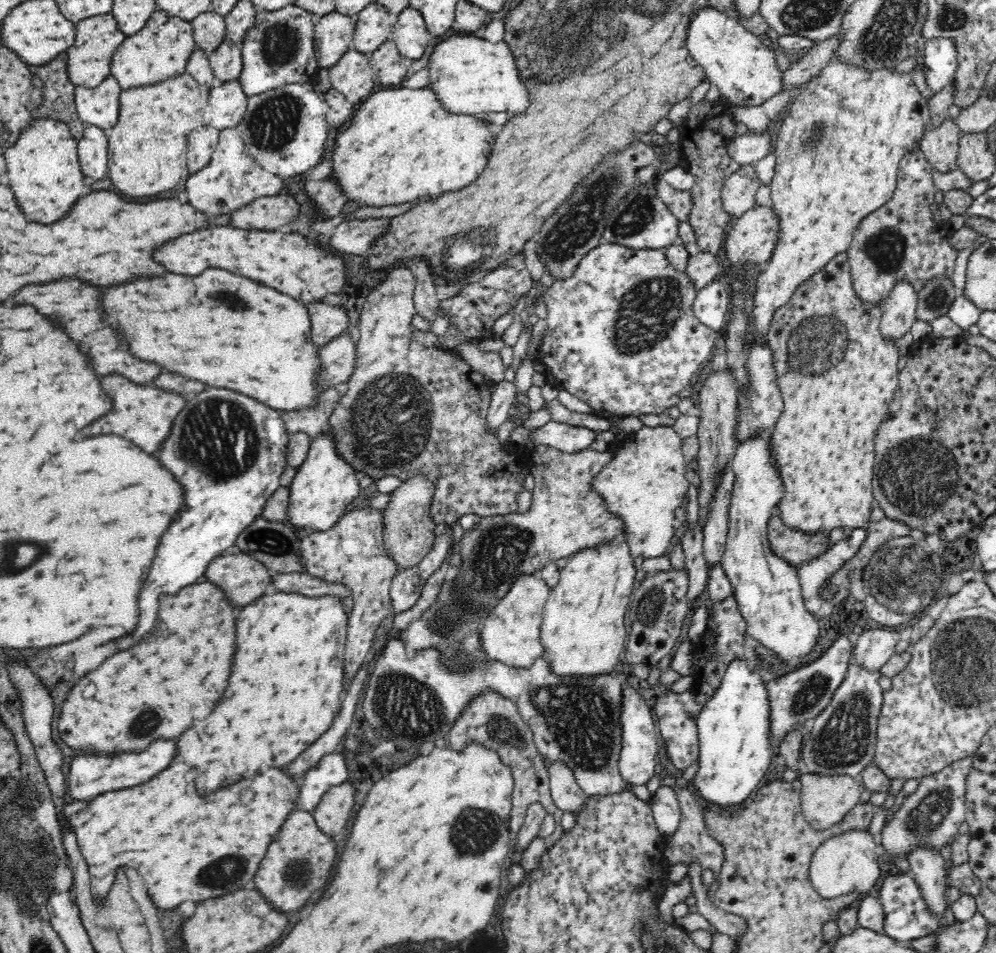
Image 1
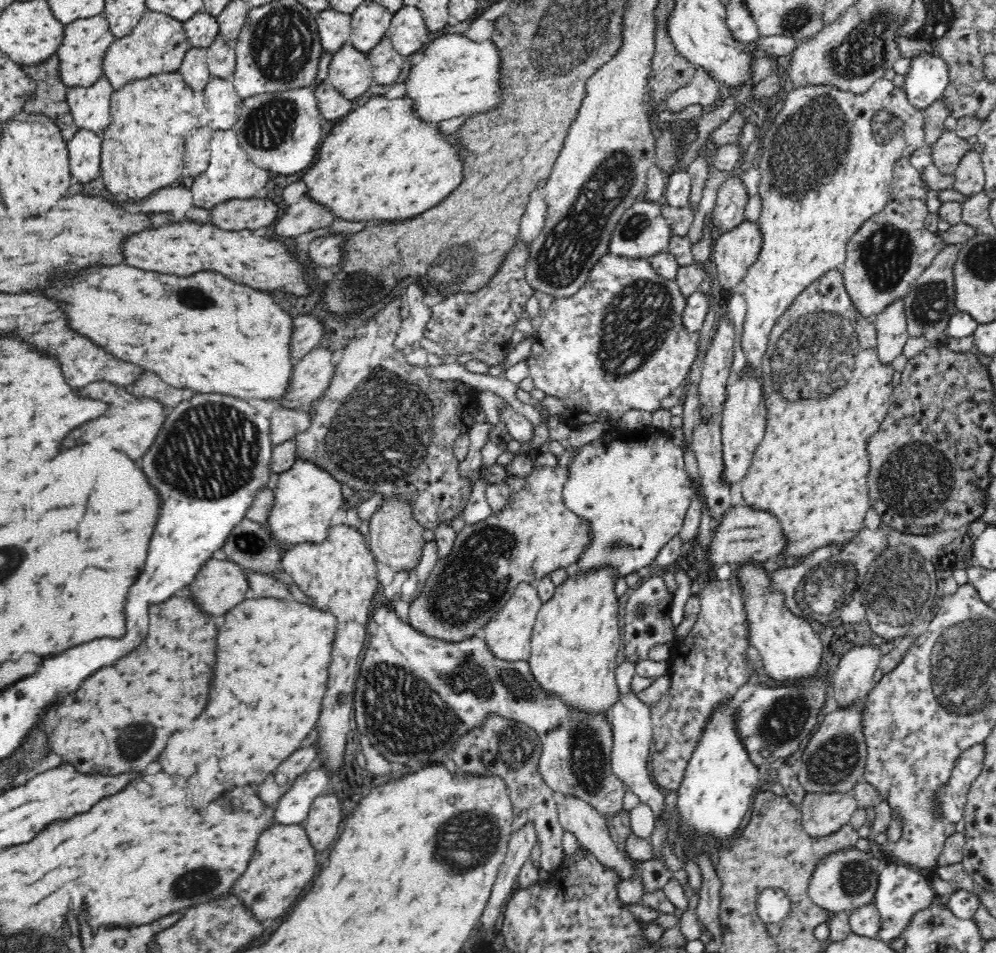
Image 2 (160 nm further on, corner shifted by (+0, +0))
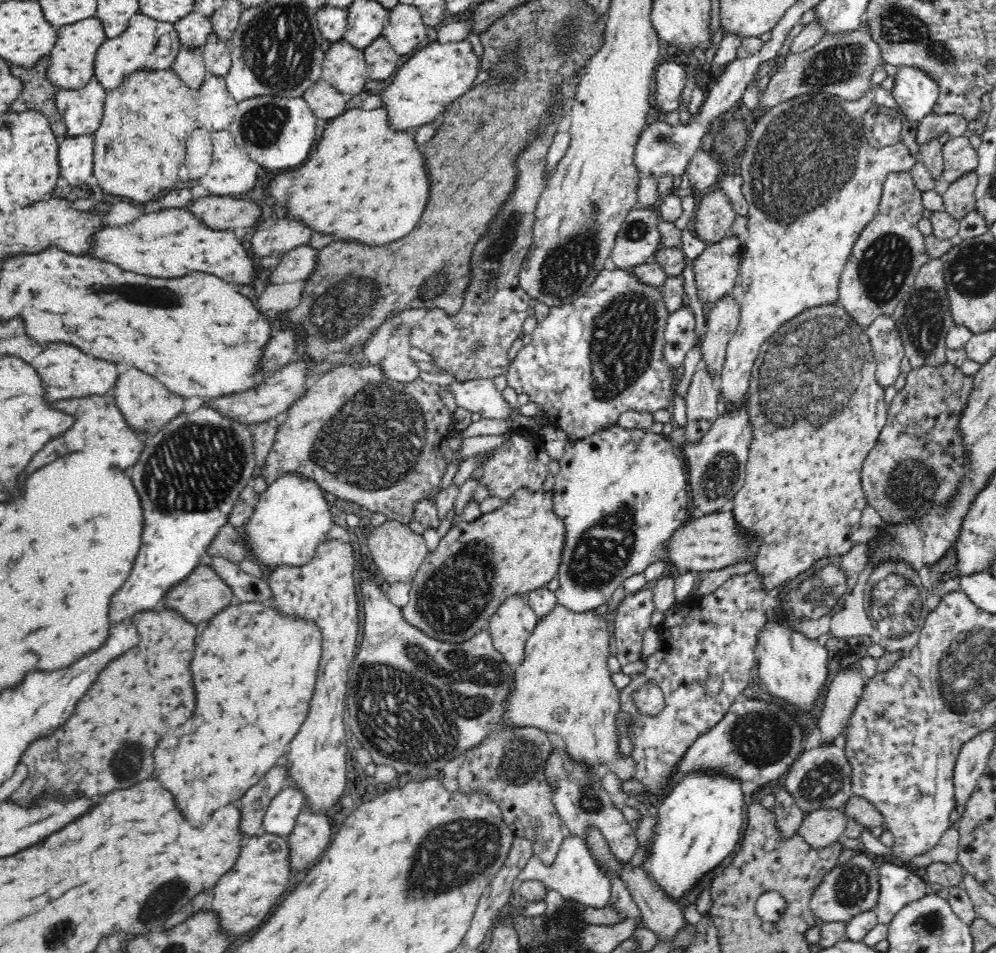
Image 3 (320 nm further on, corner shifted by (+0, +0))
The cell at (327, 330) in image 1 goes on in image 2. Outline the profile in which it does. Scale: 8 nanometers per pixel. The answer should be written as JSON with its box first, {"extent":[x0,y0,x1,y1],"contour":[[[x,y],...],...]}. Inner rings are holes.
{"extent":[290,315,324,360],"contour":[[[297,315],[294,318],[294,338],[290,338],[290,356],[294,360],[302,358],[318,347],[320,338],[324,336],[324,324],[311,315]]]}

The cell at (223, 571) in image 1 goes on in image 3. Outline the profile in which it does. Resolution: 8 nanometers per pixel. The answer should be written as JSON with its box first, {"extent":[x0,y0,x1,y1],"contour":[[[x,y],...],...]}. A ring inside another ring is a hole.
{"extent":[160,565,233,624],"contour":[[[210,565],[196,567],[162,598],[160,609],[172,609],[192,624],[210,620],[233,602],[232,590]]]}

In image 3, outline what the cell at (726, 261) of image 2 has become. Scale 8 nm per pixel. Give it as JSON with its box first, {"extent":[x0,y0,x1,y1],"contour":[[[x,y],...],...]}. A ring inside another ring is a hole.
{"extent":[692,237,744,308],"contour":[[[724,237],[720,242],[708,245],[702,254],[692,260],[692,272],[698,301],[706,308],[731,292],[737,282],[739,263],[743,254],[744,240],[738,237]]]}

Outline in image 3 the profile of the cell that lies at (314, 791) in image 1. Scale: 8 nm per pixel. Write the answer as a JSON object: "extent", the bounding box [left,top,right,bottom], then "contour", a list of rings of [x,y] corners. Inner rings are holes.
{"extent":[262,787,304,837],"contour":[[[285,787],[271,800],[263,816],[262,826],[268,834],[286,837],[304,807],[304,796],[300,789]]]}

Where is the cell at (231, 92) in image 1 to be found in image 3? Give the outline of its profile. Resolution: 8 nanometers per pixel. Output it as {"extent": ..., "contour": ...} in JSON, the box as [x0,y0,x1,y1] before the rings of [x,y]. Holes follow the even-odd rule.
{"extent":[198,74,237,131],"contour":[[[208,74],[199,88],[198,124],[218,131],[228,129],[237,114],[237,101],[229,93],[223,77]],[[206,122],[206,124],[204,124]]]}

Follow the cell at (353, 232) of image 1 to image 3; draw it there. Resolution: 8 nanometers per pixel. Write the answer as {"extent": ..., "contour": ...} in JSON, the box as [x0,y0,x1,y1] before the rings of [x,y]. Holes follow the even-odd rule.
{"extent":[265,244,316,286],"contour":[[[304,244],[284,254],[276,269],[265,274],[267,286],[306,280],[316,266],[316,252]]]}

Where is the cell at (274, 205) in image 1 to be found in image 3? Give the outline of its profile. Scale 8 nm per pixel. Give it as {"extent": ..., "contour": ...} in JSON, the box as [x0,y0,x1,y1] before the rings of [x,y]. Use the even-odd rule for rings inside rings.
{"extent":[188,197,260,230],"contour":[[[216,197],[192,199],[188,202],[188,211],[192,212],[212,230],[230,230],[230,228],[253,229],[260,220],[260,208],[254,202],[239,197]]]}

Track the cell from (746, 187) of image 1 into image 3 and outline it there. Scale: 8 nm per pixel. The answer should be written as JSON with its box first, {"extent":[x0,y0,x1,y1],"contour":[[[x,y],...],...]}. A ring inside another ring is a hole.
{"extent":[689,190,737,246],"contour":[[[718,190],[702,197],[689,224],[693,236],[706,246],[720,242],[728,236],[730,226],[737,217],[730,208],[726,195]]]}

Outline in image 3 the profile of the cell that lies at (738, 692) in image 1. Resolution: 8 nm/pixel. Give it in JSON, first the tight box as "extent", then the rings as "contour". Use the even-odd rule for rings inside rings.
{"extent":[640,773,744,903],"contour":[[[690,773],[678,781],[672,794],[656,807],[656,821],[640,867],[668,899],[678,903],[734,852],[744,824],[742,804],[744,798],[738,779],[722,774]]]}

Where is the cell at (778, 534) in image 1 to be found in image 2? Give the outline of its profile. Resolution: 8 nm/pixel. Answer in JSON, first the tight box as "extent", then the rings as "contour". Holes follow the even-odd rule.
{"extent":[704,505,786,566],"contour":[[[732,505],[730,510],[726,510],[722,518],[714,522],[709,538],[711,542],[704,548],[704,552],[705,561],[708,561],[711,566],[720,566],[724,563],[731,566],[762,563],[768,559],[776,559],[786,545],[786,538],[778,519],[768,512],[756,511],[746,505]]]}

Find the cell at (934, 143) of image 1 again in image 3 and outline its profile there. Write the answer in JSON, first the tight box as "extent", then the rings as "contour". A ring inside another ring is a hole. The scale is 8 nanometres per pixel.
{"extent":[943,137,979,187],"contour":[[[968,137],[951,138],[943,147],[943,187],[954,184],[962,176],[975,171],[979,165],[977,150],[970,145]]]}

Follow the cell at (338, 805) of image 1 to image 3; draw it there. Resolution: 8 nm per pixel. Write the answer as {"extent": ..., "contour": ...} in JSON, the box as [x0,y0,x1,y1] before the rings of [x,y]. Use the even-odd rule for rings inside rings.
{"extent":[288,807,332,874],"contour":[[[306,807],[296,818],[292,832],[288,834],[288,865],[290,874],[304,870],[328,848],[332,828],[326,813],[310,813]]]}

